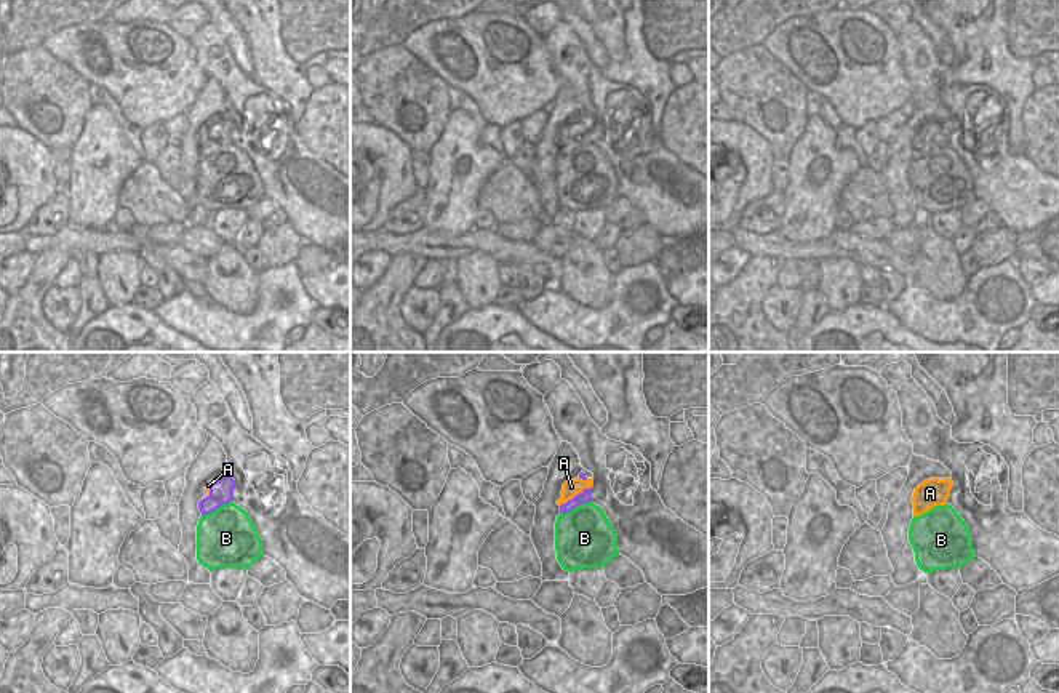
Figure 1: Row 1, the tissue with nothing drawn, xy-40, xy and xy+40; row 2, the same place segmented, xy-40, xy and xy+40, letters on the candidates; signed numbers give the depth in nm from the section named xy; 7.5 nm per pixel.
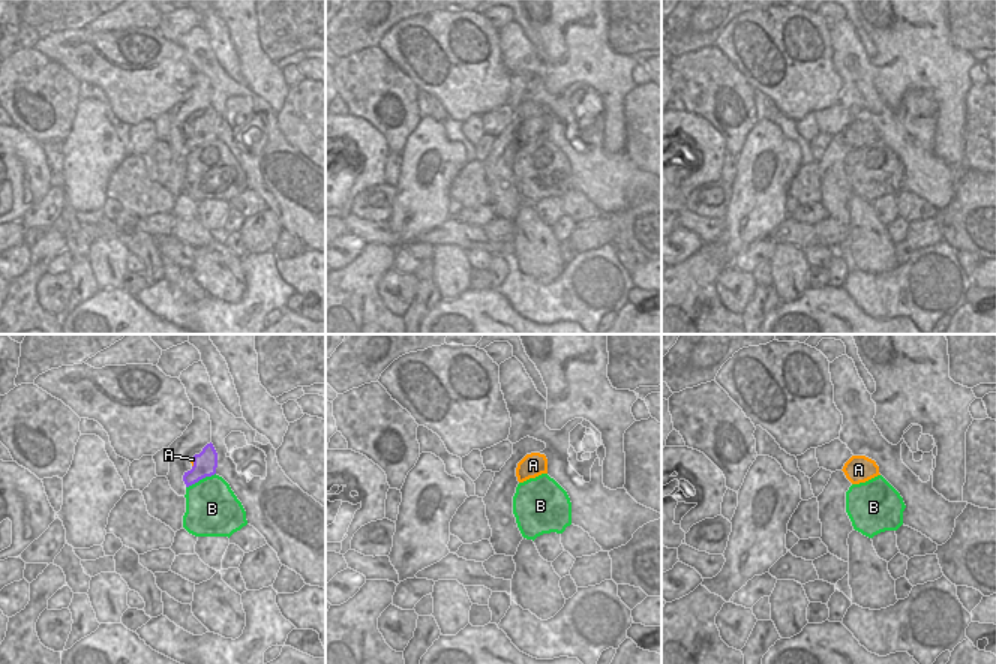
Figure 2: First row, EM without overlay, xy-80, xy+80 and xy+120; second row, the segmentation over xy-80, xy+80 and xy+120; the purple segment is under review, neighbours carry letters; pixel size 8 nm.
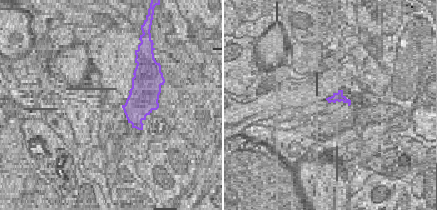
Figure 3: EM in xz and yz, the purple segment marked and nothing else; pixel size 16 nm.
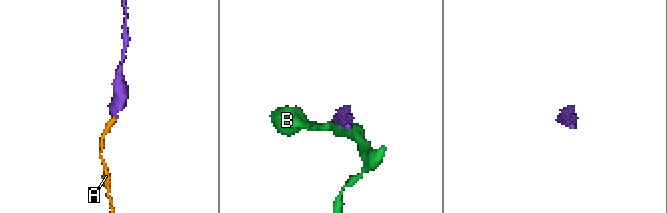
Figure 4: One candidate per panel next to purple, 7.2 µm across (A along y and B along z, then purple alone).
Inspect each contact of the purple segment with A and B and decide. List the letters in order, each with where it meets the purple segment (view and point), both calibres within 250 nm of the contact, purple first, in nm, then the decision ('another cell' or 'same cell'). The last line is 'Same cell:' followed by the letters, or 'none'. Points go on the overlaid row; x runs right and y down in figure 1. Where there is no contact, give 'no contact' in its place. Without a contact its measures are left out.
A: contact xy (576, 495); calibres 100 and 120 nm; same cell
B: contact xy (575, 508); calibres 100 and 460 nm; another cell
Same cell: A

